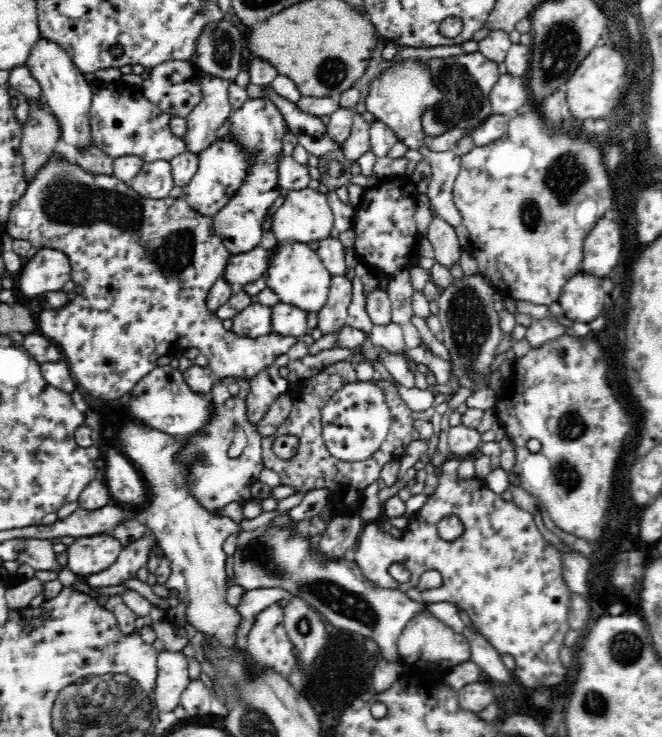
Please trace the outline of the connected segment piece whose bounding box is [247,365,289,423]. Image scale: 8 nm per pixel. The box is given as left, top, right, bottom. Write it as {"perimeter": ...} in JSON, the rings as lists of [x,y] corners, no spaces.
{"perimeter":[[[276,365],[266,369],[258,377],[250,380],[251,393],[248,397],[250,420],[258,422],[260,416],[264,414],[264,408],[278,396],[287,392],[289,381],[278,373],[279,367]]]}

